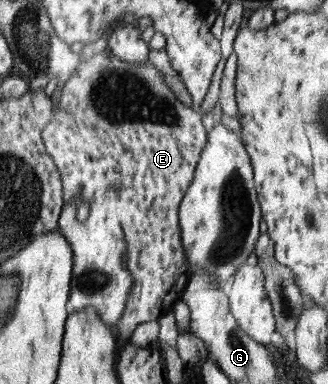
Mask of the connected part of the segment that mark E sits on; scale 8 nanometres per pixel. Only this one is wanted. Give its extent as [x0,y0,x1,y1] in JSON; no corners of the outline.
[43,52,208,338]

